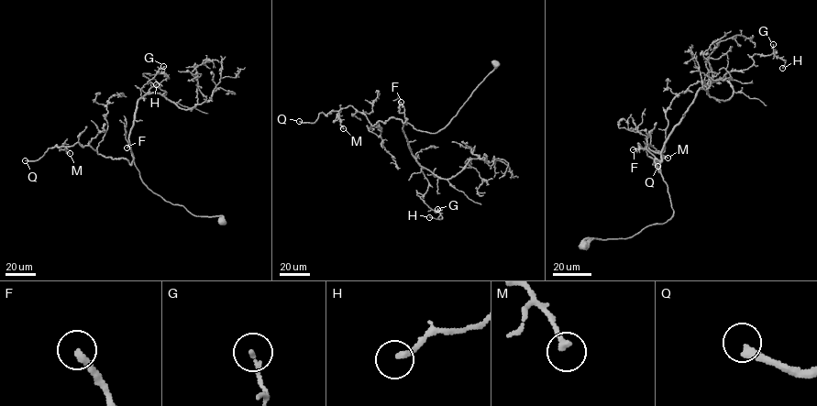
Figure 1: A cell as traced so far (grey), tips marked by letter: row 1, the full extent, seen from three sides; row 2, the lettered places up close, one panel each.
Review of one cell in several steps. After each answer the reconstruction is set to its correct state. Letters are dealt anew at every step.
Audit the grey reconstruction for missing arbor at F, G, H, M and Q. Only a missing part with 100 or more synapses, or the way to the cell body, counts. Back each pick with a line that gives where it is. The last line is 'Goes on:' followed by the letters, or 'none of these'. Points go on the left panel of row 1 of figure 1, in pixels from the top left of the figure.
F: (126, 148)
Q: (25, 160)
Goes on: F, Q

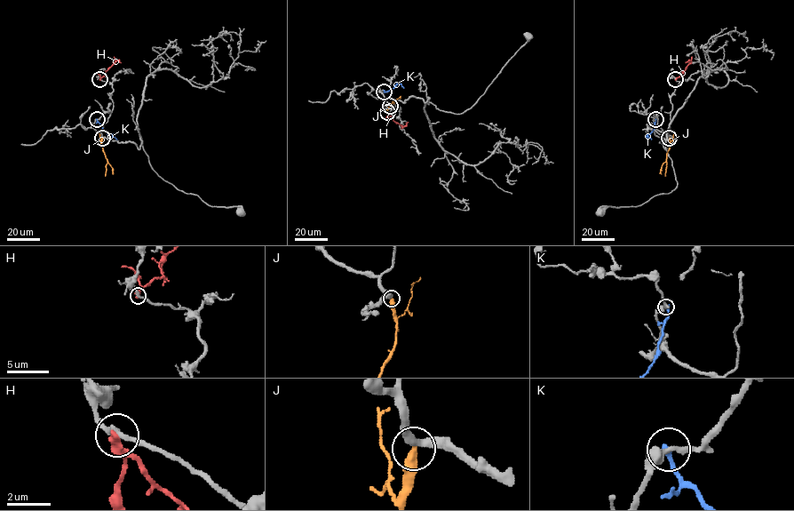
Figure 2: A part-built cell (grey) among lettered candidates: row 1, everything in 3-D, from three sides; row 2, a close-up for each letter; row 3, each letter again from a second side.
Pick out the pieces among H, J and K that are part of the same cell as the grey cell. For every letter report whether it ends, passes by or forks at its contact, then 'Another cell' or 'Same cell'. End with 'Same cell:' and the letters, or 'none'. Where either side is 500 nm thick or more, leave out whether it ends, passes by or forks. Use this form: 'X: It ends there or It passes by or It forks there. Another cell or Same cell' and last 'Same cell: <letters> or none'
H: It ends there. Another cell
J: It ends there. Another cell
K: It ends there. Another cell
Same cell: none

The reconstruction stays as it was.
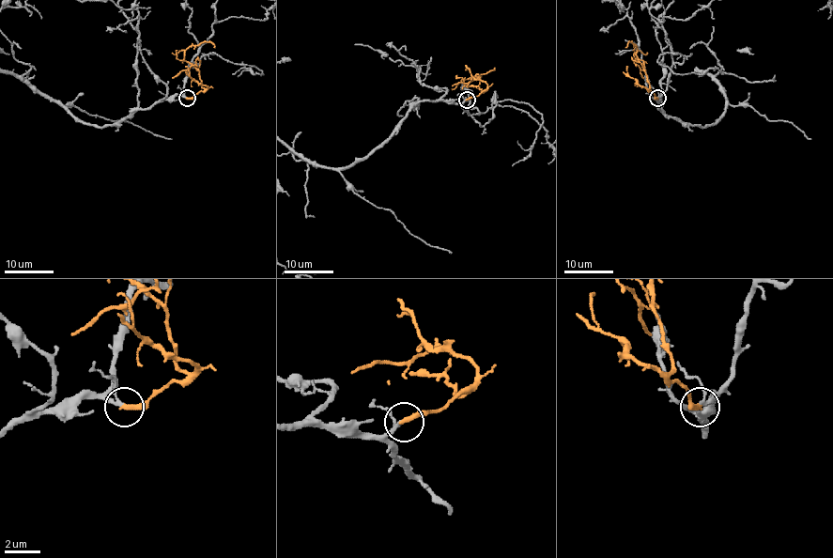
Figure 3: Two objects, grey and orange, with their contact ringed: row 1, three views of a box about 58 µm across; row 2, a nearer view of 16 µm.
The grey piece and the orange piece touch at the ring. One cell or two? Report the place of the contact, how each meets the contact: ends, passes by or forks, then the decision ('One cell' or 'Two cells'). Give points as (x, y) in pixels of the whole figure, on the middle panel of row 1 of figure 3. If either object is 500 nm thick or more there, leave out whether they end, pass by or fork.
Place: (467, 100). At the ring grey passes by. At the ring orange ends. One cell

